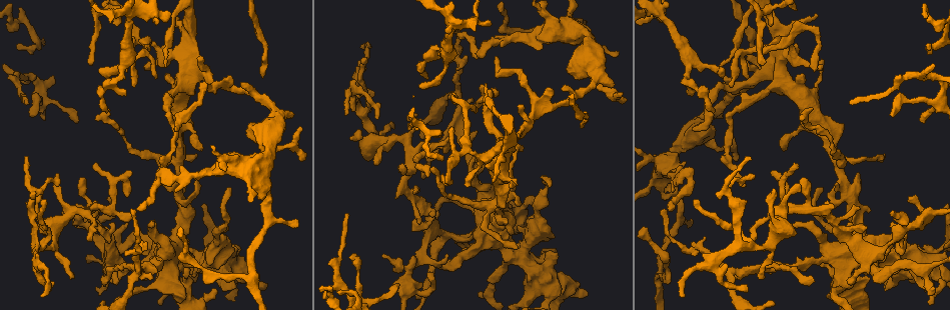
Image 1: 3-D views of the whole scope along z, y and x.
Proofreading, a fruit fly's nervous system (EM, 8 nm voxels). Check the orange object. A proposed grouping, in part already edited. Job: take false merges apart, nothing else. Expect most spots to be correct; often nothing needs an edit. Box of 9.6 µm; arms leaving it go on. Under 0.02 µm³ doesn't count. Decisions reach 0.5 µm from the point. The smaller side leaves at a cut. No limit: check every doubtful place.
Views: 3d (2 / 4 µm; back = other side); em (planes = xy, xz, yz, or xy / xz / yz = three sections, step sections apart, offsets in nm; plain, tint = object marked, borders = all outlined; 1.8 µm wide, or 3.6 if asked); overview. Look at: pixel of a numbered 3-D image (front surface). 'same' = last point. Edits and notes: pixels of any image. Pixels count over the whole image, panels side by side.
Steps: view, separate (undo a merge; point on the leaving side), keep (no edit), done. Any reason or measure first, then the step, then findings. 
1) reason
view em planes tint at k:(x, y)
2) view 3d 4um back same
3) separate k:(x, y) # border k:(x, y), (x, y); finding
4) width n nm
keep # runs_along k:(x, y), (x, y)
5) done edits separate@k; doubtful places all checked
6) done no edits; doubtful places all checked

thin arm on a thick one
view em planes plain at 1:(269, 158)

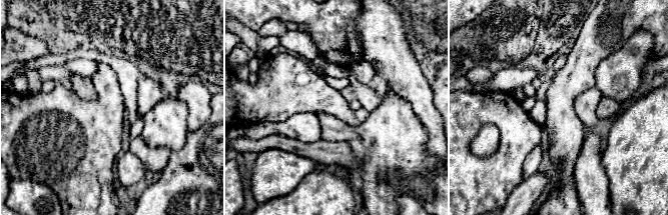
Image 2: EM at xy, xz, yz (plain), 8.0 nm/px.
where the object lies
view em planes tint same

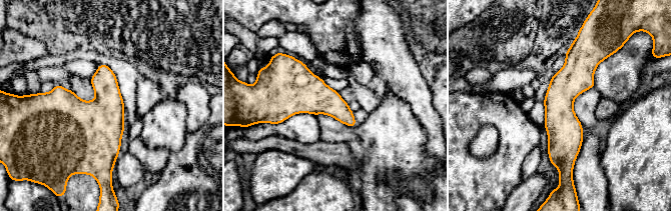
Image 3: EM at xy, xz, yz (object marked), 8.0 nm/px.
width 260 nm
keep # all the same neuron

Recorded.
narrows sharply
view em xy step 8 tint at 1:(893, 259)

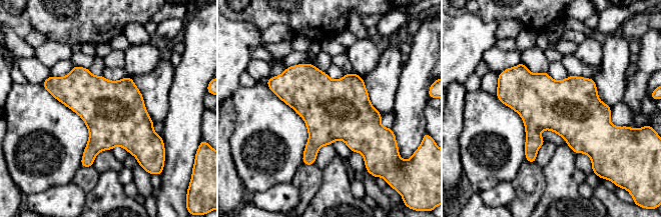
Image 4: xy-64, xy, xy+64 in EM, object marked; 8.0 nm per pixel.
another direction
view em planes tint same

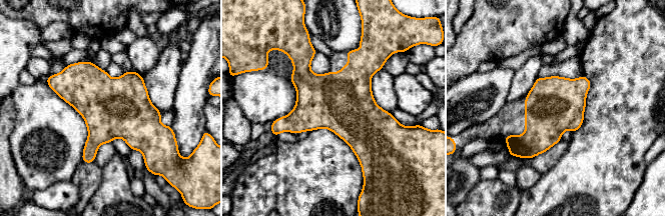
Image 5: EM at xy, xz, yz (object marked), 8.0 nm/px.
keep # continuous, no second neuron

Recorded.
thick turns thin
view em 3.6um planes tint at 1:(231, 260)

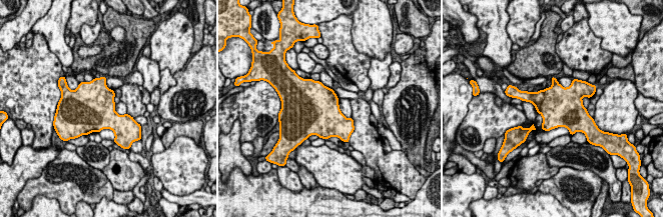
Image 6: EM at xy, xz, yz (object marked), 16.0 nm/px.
keep # all the same neuron

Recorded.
done no edits; doubtful places all checked

